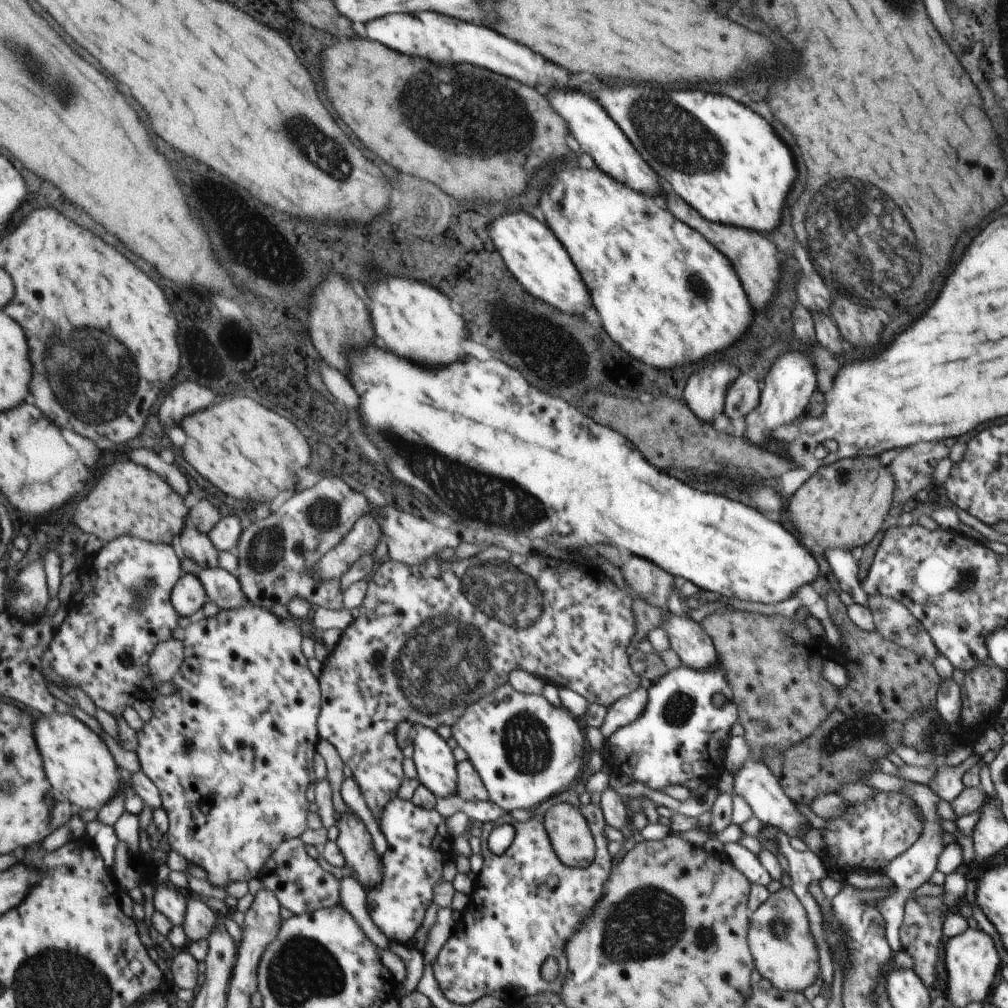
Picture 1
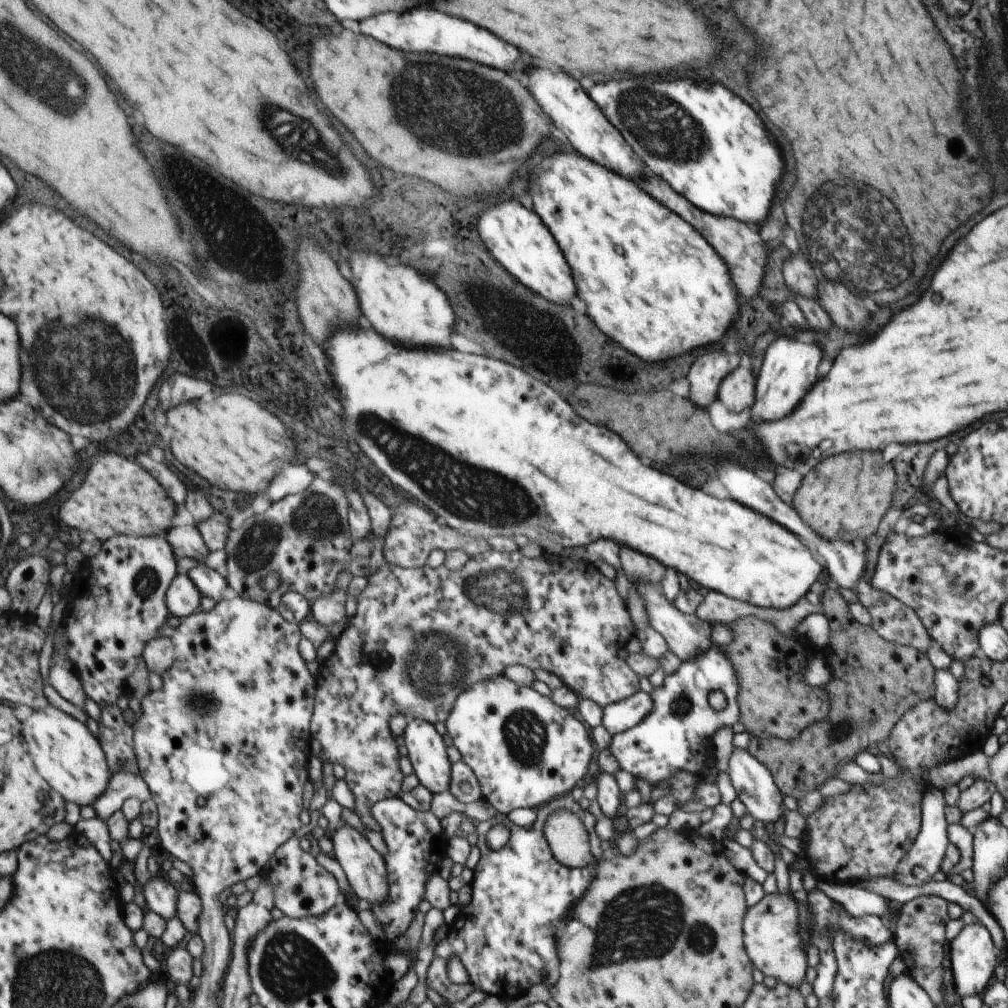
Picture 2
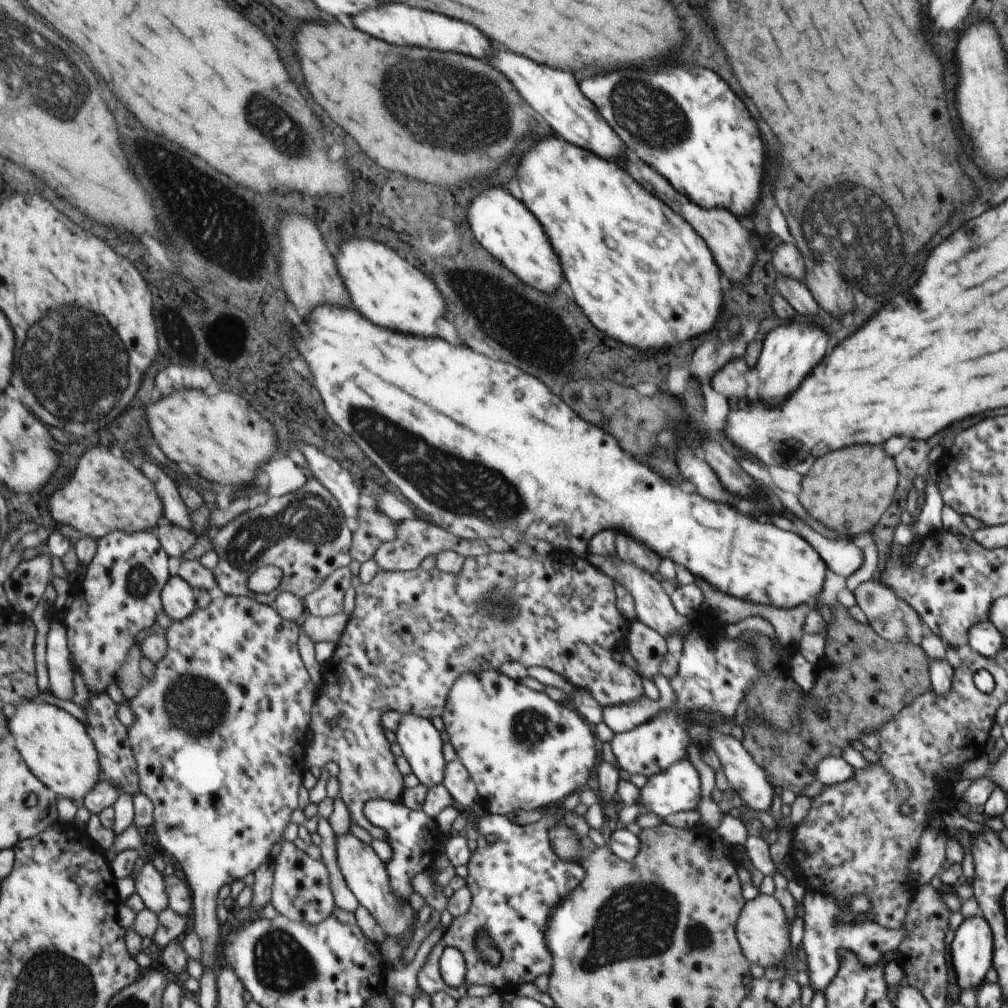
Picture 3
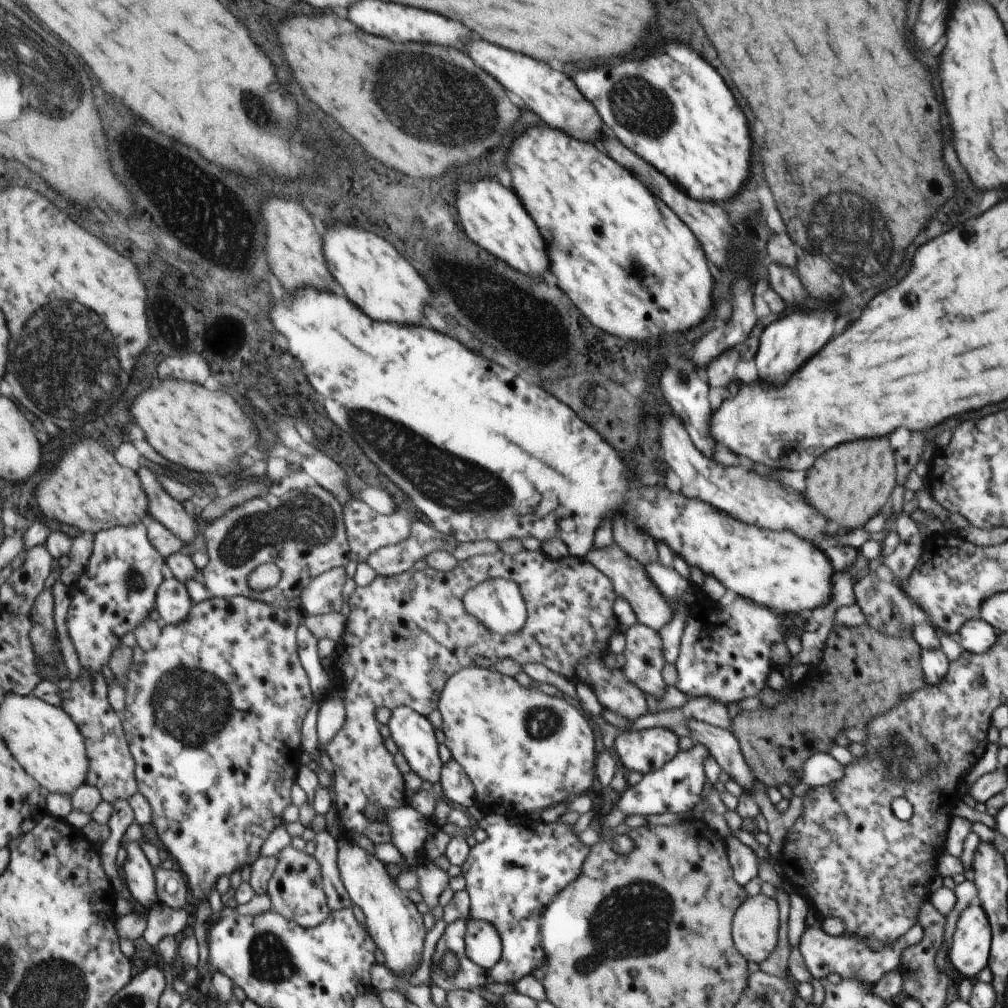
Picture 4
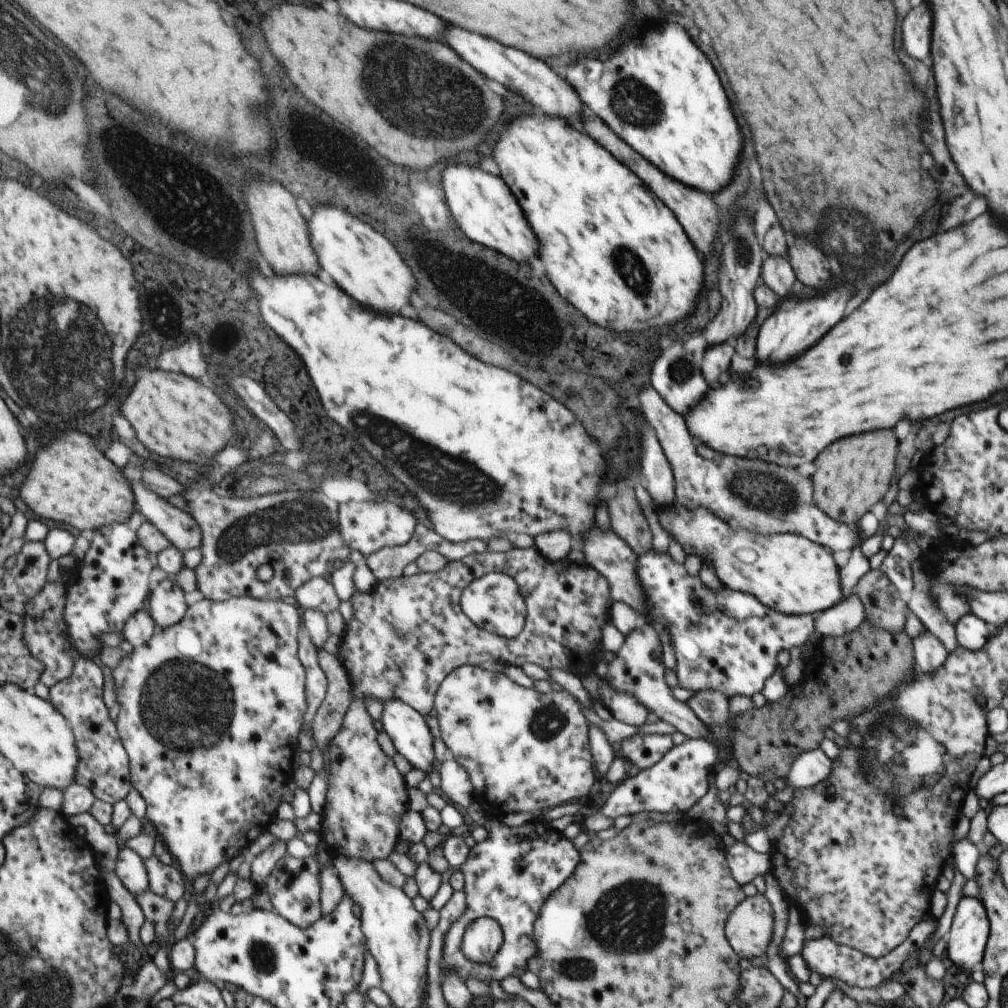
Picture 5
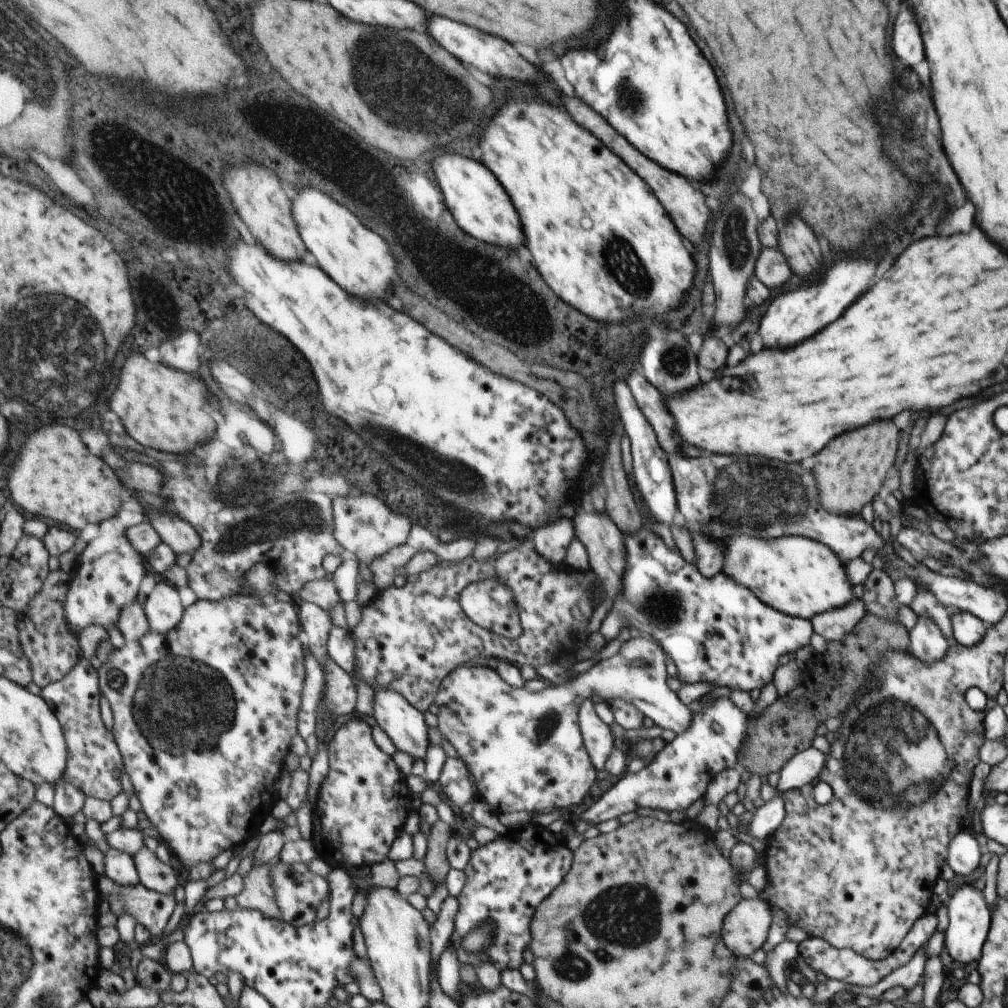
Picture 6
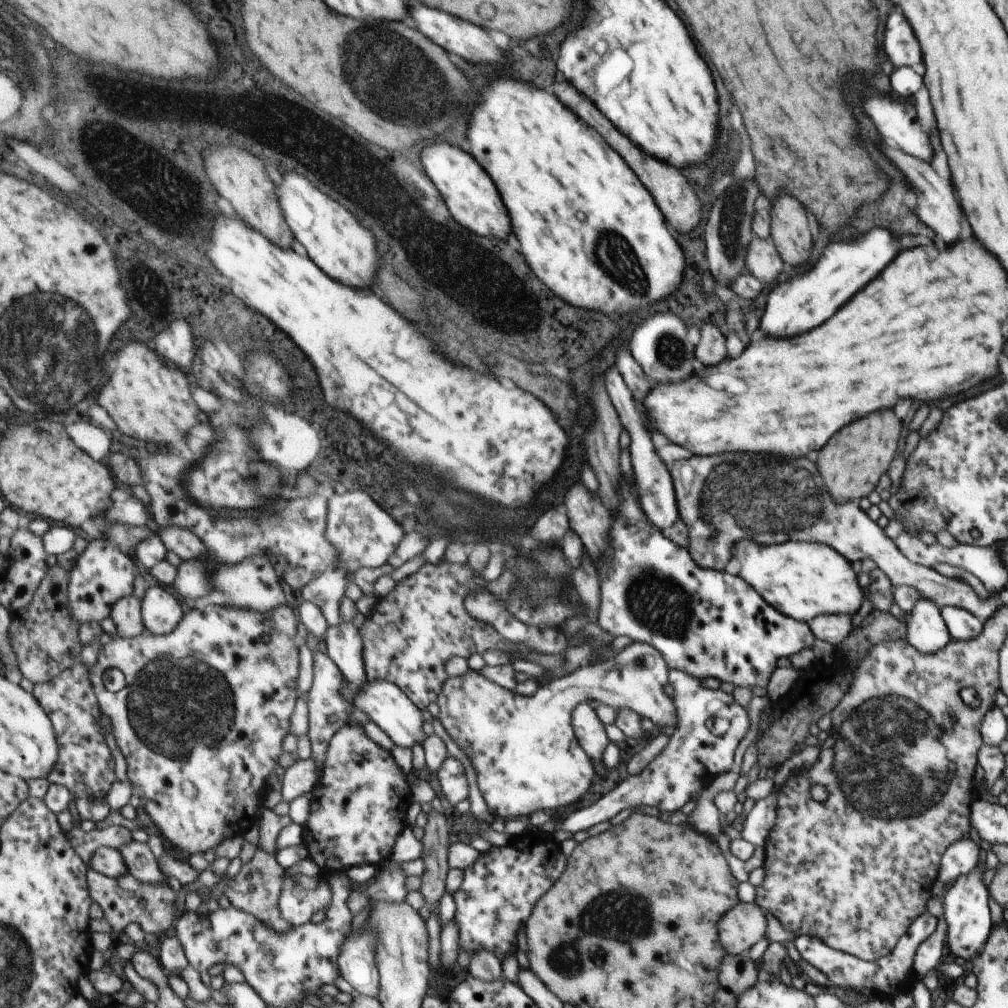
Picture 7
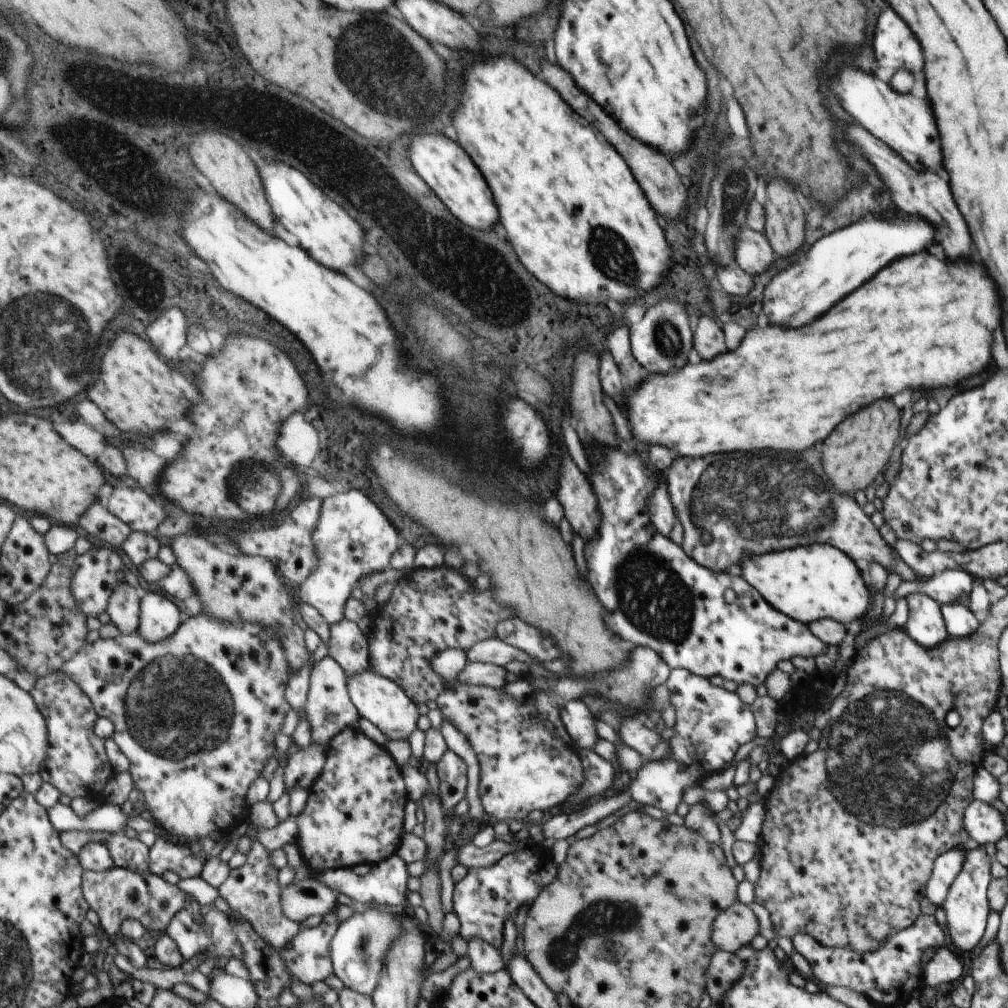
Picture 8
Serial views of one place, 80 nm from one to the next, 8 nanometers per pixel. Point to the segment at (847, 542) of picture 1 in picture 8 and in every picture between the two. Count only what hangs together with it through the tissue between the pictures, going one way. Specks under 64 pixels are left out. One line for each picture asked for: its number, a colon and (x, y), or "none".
2: (865, 480)
3: (847, 492)
4: (850, 484)
5: (854, 476)
6: (852, 472)
7: (852, 465)
8: (854, 459)

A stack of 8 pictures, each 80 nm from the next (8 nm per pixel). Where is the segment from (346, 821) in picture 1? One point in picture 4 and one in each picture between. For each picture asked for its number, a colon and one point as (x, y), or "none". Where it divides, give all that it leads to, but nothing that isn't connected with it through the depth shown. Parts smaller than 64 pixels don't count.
2: (366, 870)
3: (366, 874)
4: (397, 929)

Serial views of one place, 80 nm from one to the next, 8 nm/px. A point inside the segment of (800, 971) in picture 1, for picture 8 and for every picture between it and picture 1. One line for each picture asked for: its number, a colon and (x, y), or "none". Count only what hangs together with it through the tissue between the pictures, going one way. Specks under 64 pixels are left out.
2: (772, 939)
3: (762, 928)
4: (755, 924)
5: (748, 928)
6: (745, 929)
7: (744, 924)
8: (735, 926)

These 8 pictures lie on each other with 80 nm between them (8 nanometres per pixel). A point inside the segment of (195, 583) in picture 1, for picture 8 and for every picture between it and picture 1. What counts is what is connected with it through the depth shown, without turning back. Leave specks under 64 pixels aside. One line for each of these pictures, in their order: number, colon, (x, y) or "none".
2: (184, 597)
3: (180, 600)
4: (174, 603)
5: (168, 606)
6: (164, 608)
7: (161, 610)
8: (160, 617)

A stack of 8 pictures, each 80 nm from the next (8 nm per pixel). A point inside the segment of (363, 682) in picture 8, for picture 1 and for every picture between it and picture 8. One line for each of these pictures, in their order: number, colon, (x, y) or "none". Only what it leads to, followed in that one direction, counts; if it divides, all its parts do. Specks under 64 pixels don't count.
1: (435, 767)
2: (426, 752)
3: (419, 742)
4: (412, 734)
5: (408, 732)
6: (403, 724)
7: (389, 707)

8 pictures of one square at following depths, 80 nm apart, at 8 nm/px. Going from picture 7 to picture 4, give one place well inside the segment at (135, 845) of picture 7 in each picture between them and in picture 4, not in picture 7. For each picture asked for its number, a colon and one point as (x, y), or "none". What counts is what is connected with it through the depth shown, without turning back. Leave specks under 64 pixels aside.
4: (173, 889)
5: (166, 881)
6: (160, 877)

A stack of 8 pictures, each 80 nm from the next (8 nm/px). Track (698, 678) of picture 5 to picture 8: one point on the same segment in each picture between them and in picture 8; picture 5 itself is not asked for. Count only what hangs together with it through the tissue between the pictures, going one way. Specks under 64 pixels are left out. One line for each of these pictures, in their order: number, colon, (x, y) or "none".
6: (715, 631)
7: (705, 623)
8: (669, 603)

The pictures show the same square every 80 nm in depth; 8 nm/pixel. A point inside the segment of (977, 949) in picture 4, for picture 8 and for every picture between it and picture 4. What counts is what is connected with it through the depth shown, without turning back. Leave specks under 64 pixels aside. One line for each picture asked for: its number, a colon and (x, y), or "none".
5: (967, 939)
6: (968, 918)
7: (964, 908)
8: (965, 906)

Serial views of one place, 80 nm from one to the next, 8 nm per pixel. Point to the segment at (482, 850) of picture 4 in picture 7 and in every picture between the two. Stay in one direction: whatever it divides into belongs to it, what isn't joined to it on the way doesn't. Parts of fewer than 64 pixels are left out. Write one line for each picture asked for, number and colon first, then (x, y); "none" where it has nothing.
5: (507, 876)
6: (505, 879)
7: (497, 893)

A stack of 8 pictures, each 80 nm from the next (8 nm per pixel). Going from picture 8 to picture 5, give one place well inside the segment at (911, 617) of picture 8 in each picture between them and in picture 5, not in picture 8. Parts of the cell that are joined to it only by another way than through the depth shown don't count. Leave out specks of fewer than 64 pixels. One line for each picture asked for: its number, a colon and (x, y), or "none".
5: (929, 653)
6: (926, 643)
7: (926, 631)

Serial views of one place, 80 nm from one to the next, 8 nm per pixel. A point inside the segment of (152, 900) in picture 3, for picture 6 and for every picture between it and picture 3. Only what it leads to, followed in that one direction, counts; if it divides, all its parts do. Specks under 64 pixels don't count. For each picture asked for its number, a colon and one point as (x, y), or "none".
4: (141, 878)
5: (132, 869)
6: (120, 867)

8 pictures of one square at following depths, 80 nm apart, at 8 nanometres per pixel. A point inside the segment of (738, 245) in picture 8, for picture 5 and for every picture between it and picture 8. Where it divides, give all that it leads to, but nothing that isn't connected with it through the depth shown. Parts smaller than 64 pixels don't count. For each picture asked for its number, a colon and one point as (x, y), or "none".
5: (778, 276)
6: (771, 269)
7: (762, 261)

